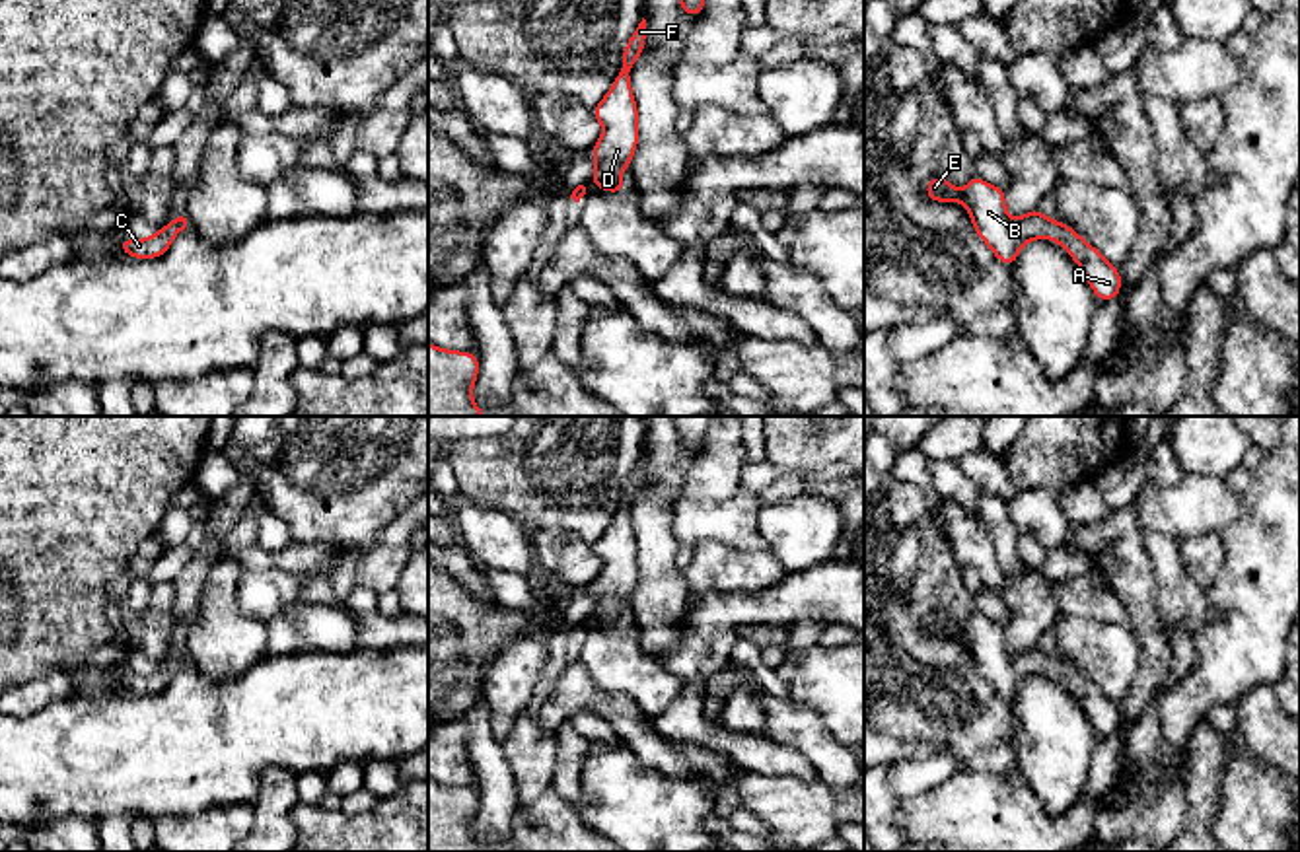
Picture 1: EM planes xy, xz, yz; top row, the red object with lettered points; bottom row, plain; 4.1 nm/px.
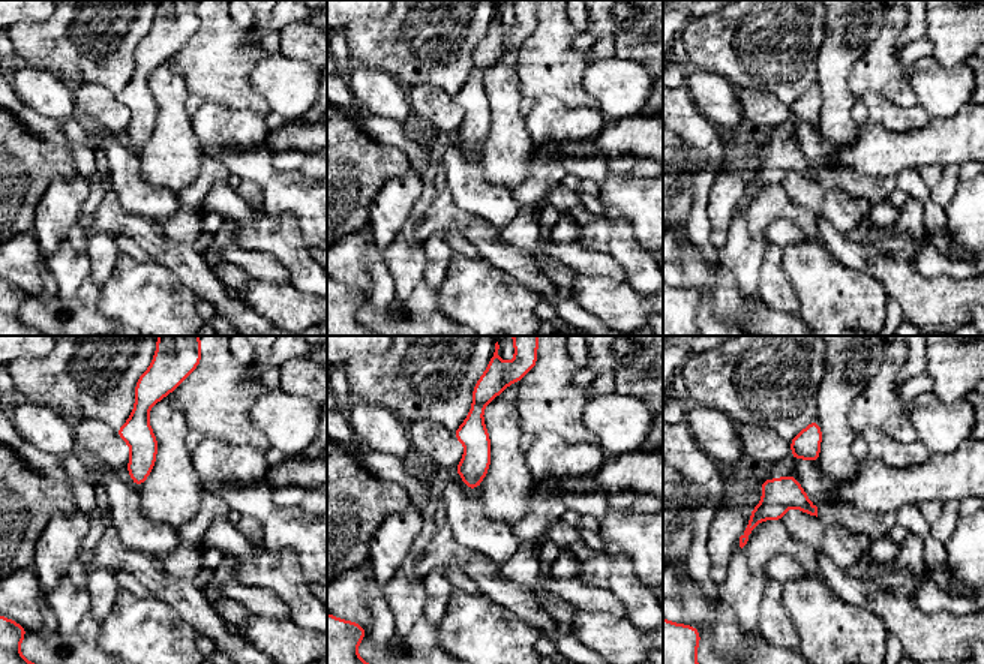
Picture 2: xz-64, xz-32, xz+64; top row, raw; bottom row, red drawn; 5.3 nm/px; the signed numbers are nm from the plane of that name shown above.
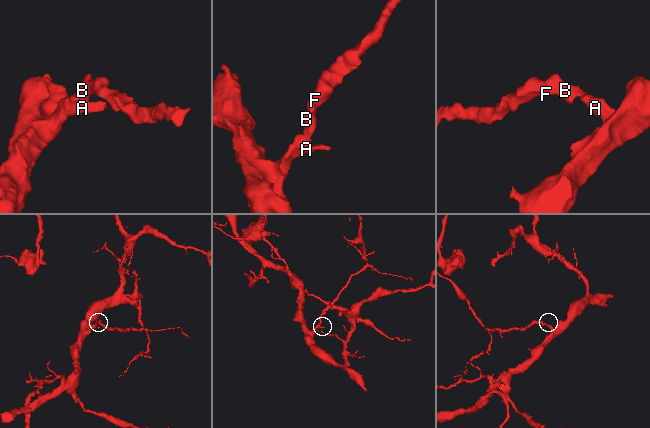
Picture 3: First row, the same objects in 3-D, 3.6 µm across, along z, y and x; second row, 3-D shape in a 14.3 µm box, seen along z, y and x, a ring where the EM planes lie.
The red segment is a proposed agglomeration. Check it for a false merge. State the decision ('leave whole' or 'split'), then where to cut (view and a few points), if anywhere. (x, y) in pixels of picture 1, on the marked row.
leave whole; cut none

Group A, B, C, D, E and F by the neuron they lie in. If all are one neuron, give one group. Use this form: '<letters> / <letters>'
A B C D E F

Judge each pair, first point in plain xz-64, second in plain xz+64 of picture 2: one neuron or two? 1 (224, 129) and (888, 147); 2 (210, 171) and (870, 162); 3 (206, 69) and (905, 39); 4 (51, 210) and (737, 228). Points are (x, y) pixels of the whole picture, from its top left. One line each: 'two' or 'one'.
1: two
2: two
3: two
4: two

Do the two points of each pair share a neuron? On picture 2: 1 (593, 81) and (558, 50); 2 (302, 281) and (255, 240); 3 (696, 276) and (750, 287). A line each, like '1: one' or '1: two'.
1: two
2: one
3: two

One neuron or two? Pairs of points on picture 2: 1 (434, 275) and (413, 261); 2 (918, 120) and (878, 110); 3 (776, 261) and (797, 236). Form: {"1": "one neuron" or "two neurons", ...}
{"1": "two neurons", "2": "one neuron", "3": "two neurons"}

